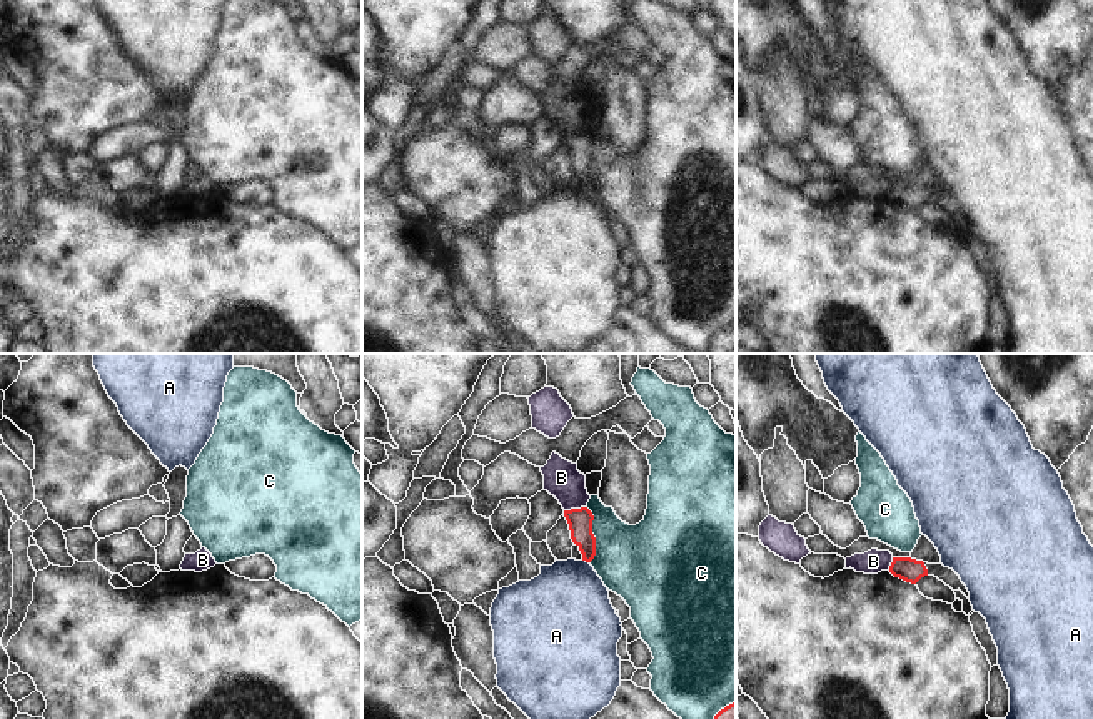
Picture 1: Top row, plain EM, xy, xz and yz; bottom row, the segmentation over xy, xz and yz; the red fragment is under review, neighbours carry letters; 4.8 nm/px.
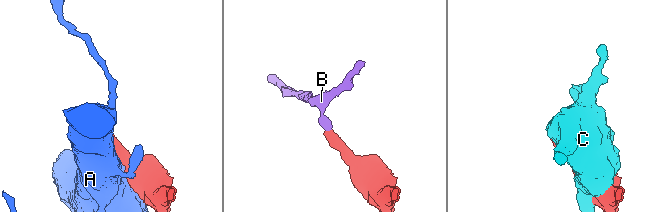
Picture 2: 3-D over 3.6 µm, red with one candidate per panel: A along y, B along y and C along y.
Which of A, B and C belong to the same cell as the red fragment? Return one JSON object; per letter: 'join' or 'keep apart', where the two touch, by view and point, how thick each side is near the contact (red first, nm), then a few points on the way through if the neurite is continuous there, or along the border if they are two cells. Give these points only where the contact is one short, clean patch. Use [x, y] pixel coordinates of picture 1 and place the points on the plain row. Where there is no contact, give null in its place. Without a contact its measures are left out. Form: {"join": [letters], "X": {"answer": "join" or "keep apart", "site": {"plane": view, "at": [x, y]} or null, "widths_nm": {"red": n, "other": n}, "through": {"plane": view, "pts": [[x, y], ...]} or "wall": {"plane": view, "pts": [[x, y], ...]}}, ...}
{"join": [], "A": {"answer": "keep apart", "site": {"plane": "xz", "at": [586, 187]}, "widths_nm": {"red": 120, "other": 420}, "wall": {"plane": "xz", "pts": [[583, 186], [588, 189]]}}, "B": {"answer": "keep apart", "site": {"plane": "xz", "at": [574, 135]}, "widths_nm": {"red": 120, "other": 180}, "wall": {"plane": "xz", "pts": [[584, 132], [564, 137]]}}, "C": {"answer": "keep apart", "site": {"plane": "xz", "at": [593, 160]}, "widths_nm": {"red": 120, "other": 360}}}

